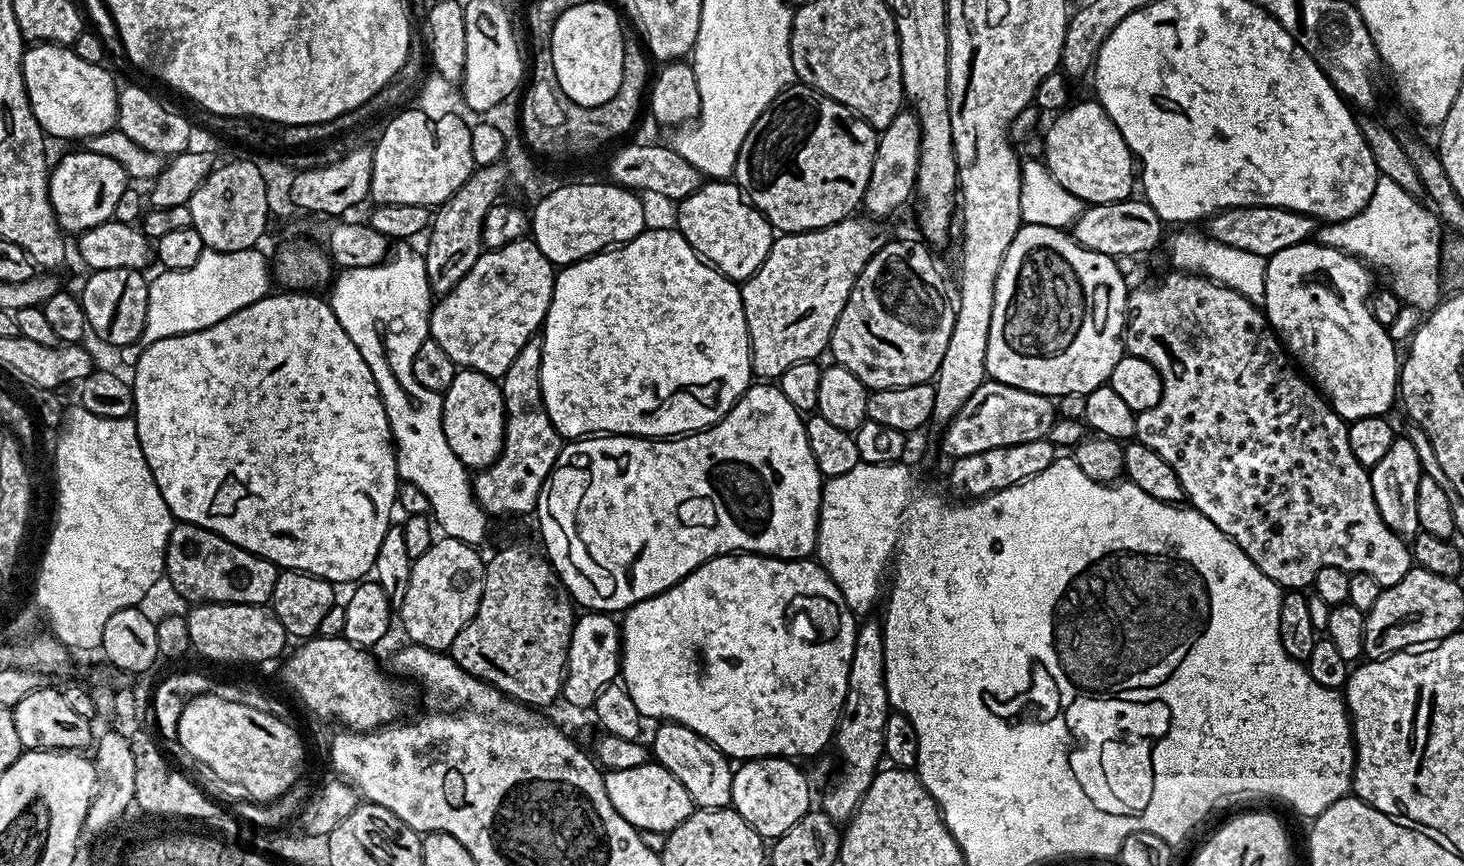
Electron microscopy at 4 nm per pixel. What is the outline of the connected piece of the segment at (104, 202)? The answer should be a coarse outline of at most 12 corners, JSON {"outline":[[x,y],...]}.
{"outline":[[66,153],[48,178],[61,229],[113,219],[130,178],[106,154]]}

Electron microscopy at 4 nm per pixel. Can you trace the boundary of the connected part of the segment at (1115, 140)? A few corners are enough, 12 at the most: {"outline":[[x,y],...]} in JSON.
{"outline":[[1103,106],[1064,108],[1050,174],[1085,205],[1129,199],[1134,157]]}

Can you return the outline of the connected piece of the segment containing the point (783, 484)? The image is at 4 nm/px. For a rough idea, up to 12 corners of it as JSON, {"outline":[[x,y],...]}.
{"outline":[[805,417],[561,447],[534,519],[581,609],[816,551]]}

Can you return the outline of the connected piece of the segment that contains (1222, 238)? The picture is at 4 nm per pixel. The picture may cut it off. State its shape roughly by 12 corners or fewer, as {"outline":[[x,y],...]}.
{"outline":[[1265,204],[1226,208],[1206,232],[1267,258],[1311,241],[1313,217]]}

